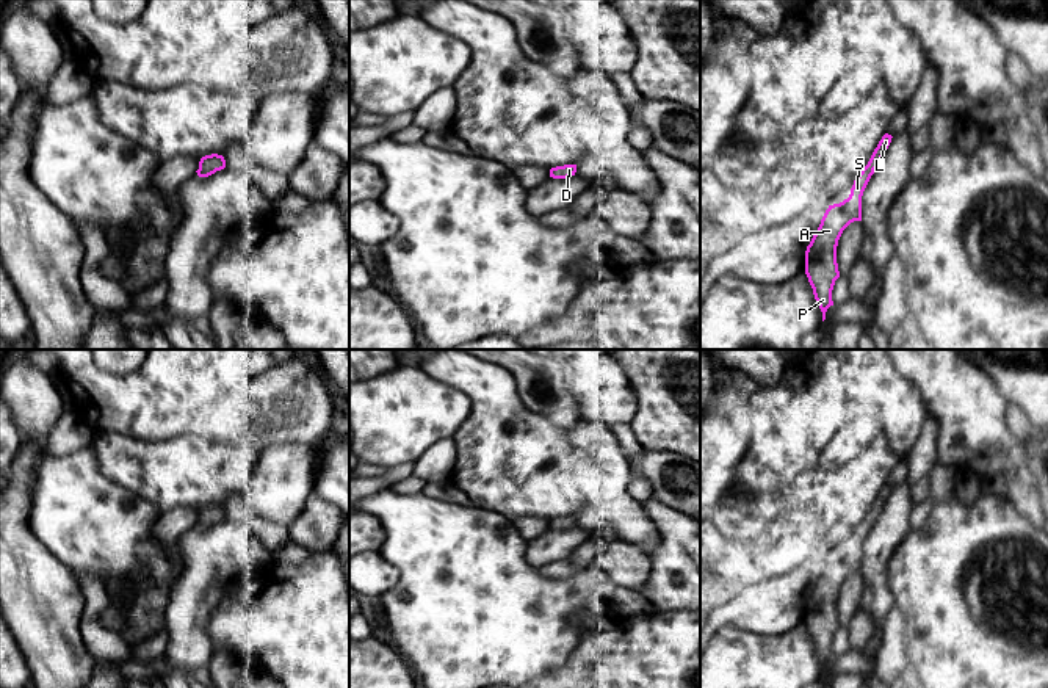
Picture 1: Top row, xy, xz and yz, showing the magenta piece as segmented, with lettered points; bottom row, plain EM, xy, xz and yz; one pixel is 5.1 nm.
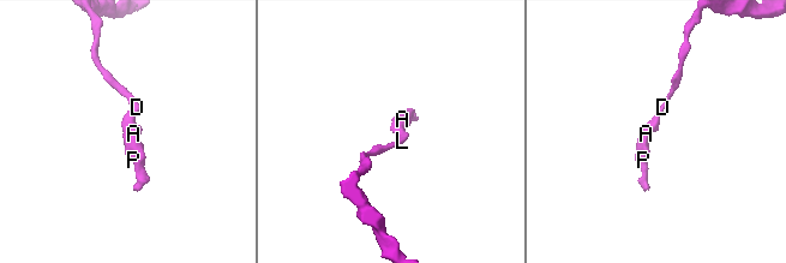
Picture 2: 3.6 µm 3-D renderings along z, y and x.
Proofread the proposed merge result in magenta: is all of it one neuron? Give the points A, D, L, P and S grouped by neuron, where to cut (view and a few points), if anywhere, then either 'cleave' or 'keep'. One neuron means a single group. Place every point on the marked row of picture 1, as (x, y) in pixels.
A D L P S; no cut; keep

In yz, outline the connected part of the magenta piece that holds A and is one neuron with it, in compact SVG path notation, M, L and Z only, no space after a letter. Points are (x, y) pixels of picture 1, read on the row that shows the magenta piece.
M885 133L874 149L868 165L854 180L851 194L840 204L829 205L818 230L805 251L805 274L813 288L816 304L822 312L822 321L832 301L835 281L840 277L837 263L837 246L843 230L854 221L862 221L862 196L880 165L885 150L891 143L891 135Z

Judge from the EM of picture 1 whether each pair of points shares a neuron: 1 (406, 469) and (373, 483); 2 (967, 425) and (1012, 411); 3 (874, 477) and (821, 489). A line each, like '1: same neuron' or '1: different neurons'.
1: same neuron
2: different neurons
3: same neuron

